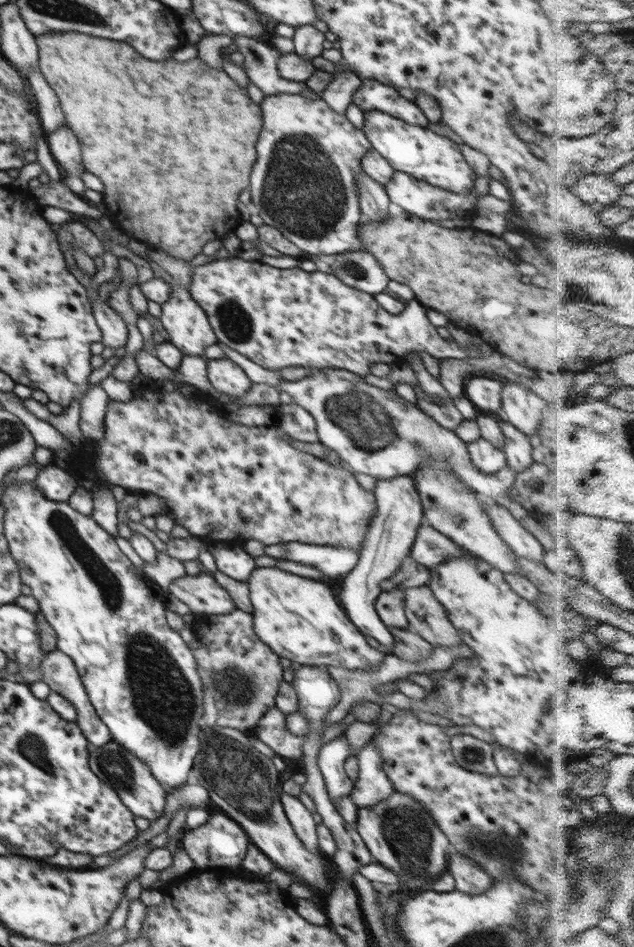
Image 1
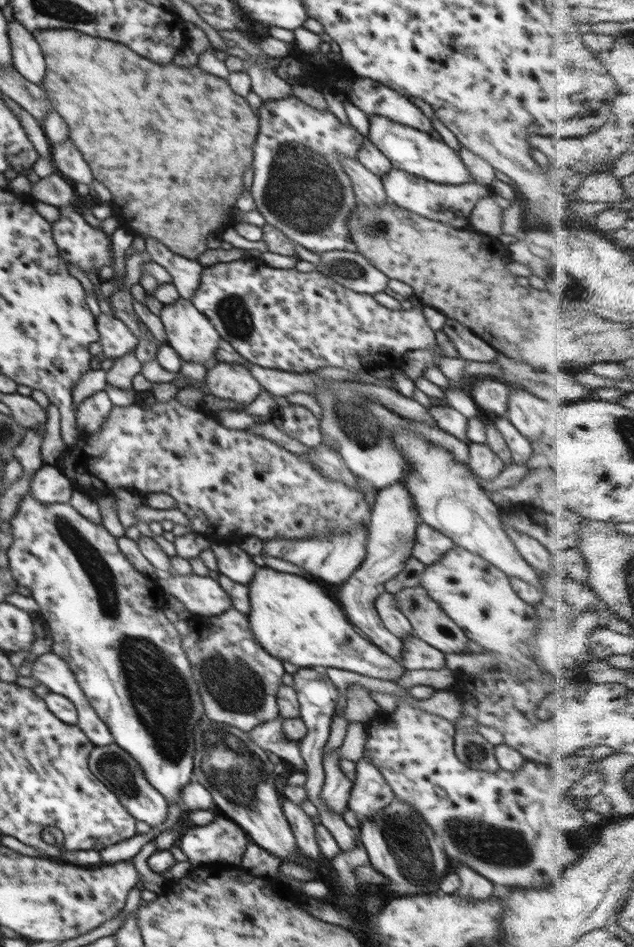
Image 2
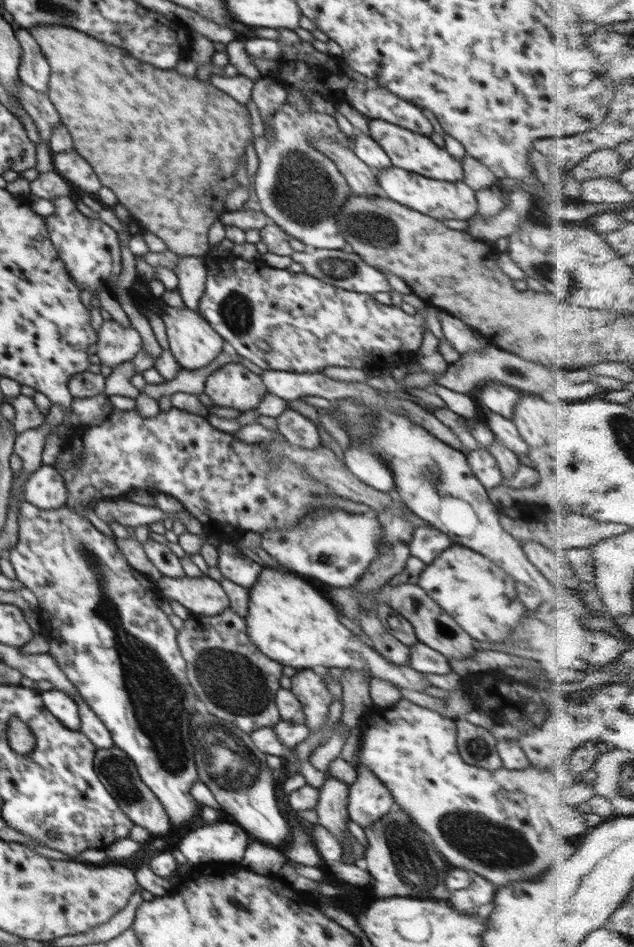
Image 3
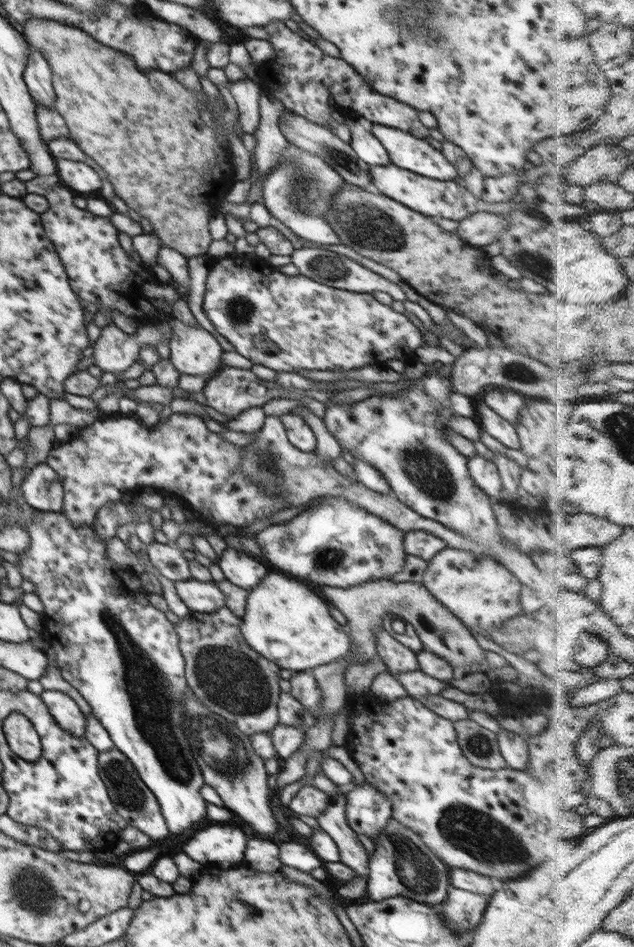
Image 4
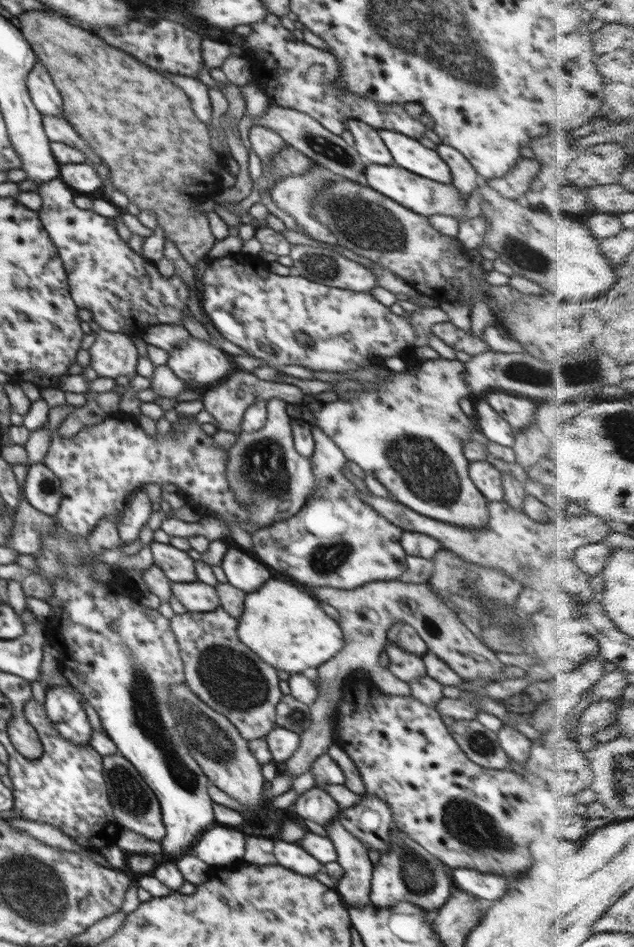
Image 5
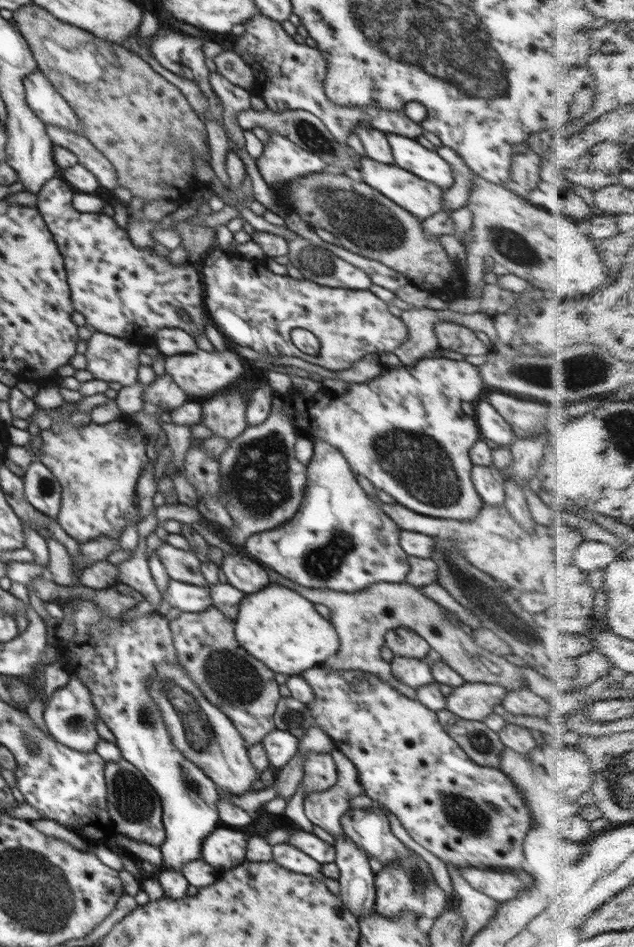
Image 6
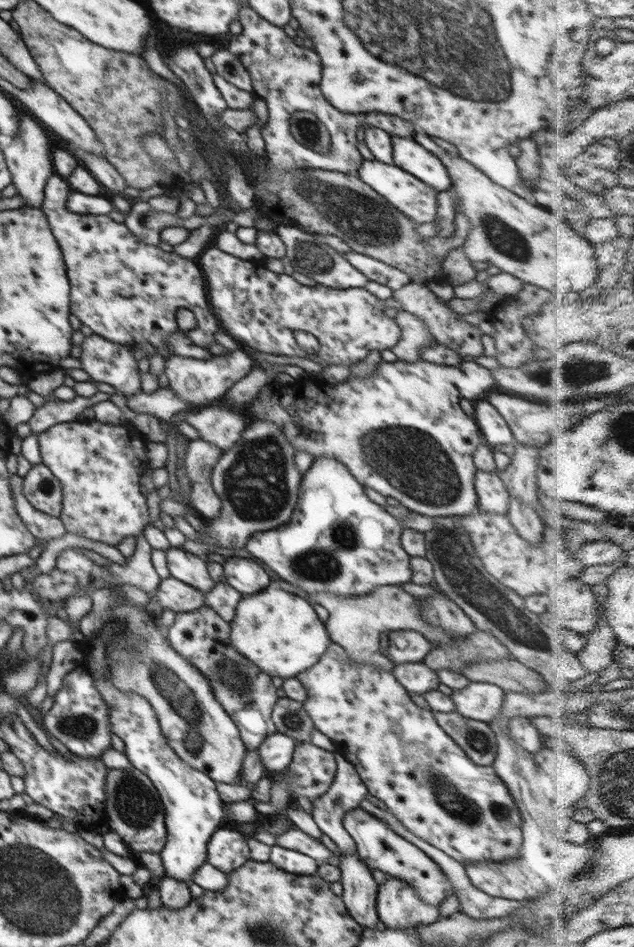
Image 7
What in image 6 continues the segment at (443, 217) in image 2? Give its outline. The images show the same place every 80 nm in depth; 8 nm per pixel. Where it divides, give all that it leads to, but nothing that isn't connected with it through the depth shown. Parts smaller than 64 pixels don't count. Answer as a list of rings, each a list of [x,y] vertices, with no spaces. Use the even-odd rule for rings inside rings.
[[[361,157],[361,163],[358,172],[361,175],[361,180],[374,190],[383,194],[386,198],[393,200],[398,206],[407,210],[410,214],[420,218],[422,221],[430,218],[434,213],[445,210],[445,202],[443,202],[444,188],[440,188],[431,182],[416,176],[402,167],[387,165],[381,162],[376,162],[371,158]]]

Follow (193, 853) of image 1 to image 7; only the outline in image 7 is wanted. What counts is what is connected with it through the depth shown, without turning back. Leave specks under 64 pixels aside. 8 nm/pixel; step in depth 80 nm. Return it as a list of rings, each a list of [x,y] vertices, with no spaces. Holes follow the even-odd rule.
[[[218,828],[208,842],[207,862],[227,875],[250,860],[246,838],[234,829]]]

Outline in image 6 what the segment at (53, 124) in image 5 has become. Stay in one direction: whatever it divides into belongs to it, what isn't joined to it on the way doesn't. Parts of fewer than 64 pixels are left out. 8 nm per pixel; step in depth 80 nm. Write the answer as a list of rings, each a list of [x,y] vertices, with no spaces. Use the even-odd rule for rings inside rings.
[[[46,124],[46,130],[51,141],[73,152],[78,157],[77,164],[90,170],[104,188],[118,188],[118,176],[114,172],[114,166],[86,140],[86,136],[74,134],[53,124]]]

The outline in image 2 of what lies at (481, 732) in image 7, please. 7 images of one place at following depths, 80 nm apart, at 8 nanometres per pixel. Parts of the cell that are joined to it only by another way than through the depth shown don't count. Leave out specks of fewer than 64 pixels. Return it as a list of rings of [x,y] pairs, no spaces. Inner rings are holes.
[[[460,724],[455,726],[456,756],[472,770],[482,772],[498,772],[501,770],[495,755],[495,746],[484,736],[480,735],[476,727],[466,727]]]

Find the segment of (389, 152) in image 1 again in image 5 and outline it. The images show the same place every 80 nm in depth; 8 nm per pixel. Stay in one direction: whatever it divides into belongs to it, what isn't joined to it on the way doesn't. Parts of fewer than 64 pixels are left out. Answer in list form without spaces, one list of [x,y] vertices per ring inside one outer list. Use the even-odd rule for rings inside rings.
[[[382,128],[379,129],[379,135],[396,165],[442,184],[451,183],[450,167],[435,150],[424,146],[419,139]]]

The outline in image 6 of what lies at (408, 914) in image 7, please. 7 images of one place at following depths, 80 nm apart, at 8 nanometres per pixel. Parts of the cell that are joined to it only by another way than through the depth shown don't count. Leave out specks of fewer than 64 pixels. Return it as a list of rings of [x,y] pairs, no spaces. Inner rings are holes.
[[[412,852],[411,858],[387,864],[382,871],[375,875],[375,912],[382,917],[398,917],[400,913],[408,911],[418,915],[436,920],[444,914],[448,904],[446,893],[435,881],[431,867],[424,859]]]

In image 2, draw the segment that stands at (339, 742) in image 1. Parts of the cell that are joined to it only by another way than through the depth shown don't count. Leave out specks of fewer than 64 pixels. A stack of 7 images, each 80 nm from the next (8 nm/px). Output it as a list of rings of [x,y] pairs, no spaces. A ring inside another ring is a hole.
[[[339,749],[336,753],[324,755],[323,770],[325,774],[324,786],[322,786],[322,803],[332,809],[332,813],[342,816],[347,809],[353,782],[346,778],[339,767],[342,759]]]

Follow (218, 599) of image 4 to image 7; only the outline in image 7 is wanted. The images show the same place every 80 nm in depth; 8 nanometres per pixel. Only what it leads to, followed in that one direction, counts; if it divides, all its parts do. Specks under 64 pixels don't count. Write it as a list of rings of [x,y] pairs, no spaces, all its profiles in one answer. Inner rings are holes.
[[[172,577],[161,580],[153,596],[164,611],[192,612],[206,605],[204,592]]]

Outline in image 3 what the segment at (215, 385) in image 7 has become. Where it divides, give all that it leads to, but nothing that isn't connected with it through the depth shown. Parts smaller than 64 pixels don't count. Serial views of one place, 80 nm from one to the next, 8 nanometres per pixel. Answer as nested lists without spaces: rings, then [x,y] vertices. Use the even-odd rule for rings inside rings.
[[[164,305],[160,316],[166,326],[166,335],[170,344],[169,350],[182,369],[196,371],[208,367],[220,357],[223,352],[224,340],[210,327],[203,316],[190,311],[188,308],[176,309],[167,305]]]

